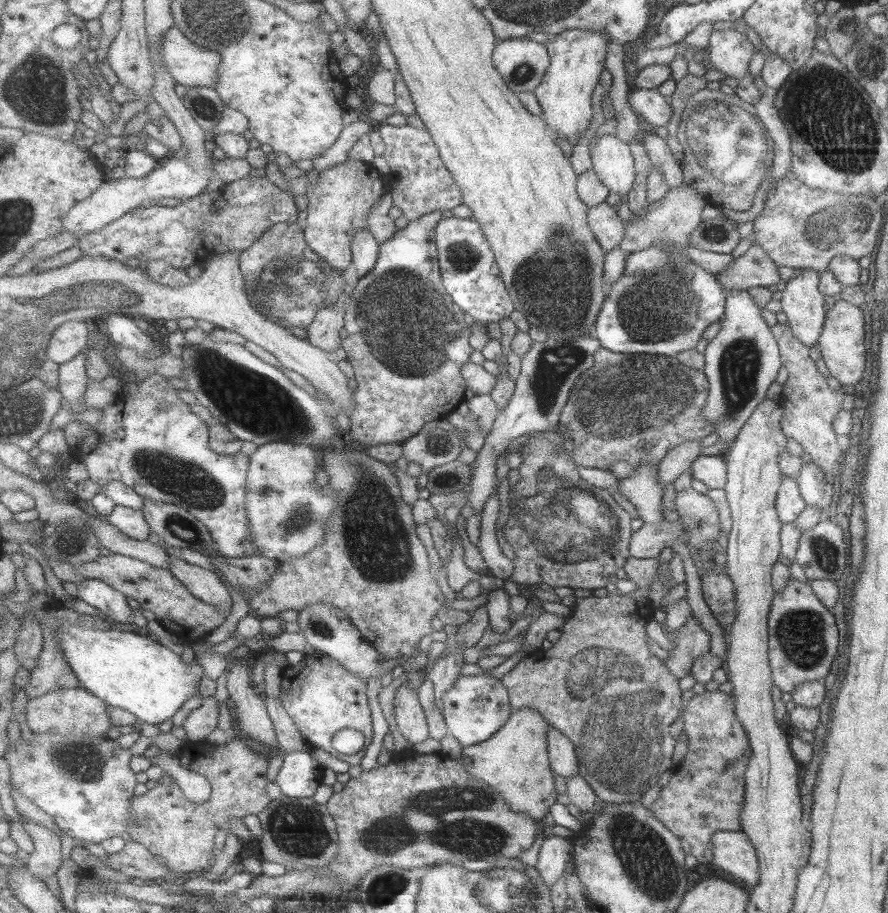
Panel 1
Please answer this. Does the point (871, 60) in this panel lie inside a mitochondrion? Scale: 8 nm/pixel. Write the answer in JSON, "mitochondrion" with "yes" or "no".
{"mitochondrion":"yes"}

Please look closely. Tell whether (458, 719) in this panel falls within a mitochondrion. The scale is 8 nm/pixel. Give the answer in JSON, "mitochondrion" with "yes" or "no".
{"mitochondrion":"no"}

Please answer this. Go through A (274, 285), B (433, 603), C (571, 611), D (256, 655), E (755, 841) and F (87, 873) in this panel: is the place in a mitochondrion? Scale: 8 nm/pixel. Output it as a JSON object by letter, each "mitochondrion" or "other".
{"A":"mitochondrion","B":"other","C":"other","D":"other","E":"other","F":"other"}

